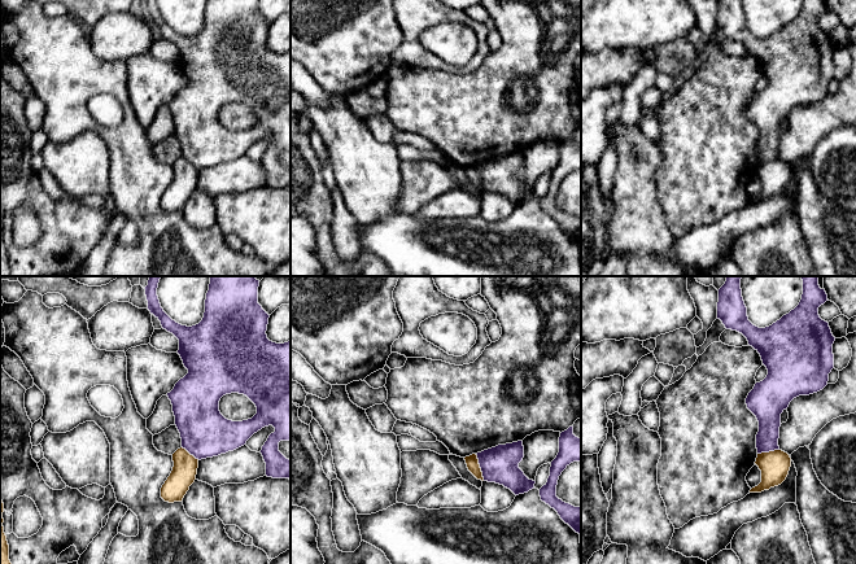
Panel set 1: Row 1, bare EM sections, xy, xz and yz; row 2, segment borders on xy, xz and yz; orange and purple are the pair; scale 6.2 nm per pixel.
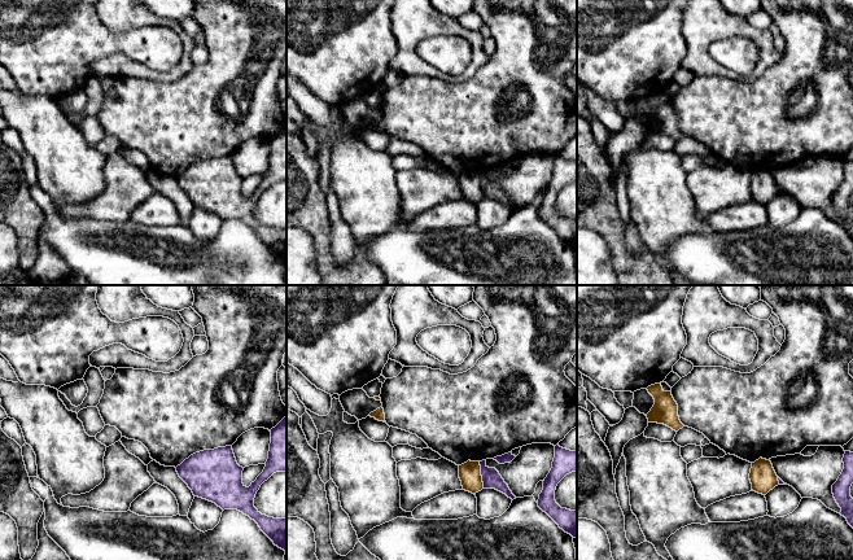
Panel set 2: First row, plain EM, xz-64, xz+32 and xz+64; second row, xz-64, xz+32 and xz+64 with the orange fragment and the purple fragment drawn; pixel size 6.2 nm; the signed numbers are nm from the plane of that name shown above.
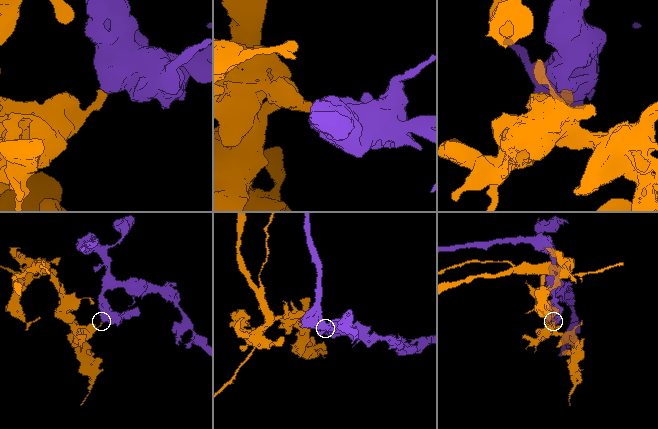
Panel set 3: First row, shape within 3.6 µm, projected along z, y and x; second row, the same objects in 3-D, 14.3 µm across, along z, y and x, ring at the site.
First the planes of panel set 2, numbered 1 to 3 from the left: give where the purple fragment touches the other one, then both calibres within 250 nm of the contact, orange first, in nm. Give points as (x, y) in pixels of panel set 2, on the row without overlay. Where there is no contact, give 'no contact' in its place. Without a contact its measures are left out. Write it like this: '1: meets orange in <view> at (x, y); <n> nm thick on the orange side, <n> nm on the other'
1: no contact
2: meets orange in xz+32 at (480, 184); 140 nm thick on the orange side, 120 nm on the other
3: meets orange in xz+64 at (778, 191); 160 nm thick on the orange side, 30 nm on the other

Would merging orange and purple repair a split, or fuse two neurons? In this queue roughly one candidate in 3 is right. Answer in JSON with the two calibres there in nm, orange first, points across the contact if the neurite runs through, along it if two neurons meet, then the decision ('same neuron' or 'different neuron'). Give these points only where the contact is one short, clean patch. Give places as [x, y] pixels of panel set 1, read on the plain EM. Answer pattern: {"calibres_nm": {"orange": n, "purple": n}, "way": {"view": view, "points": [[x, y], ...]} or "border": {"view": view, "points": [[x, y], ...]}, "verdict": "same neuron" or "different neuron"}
{"calibres_nm": {"orange": 80, "purple": 240}, "border": {"view": "xz", "points": [[475, 164], [484, 189]]}, "verdict": "different neuron"}

